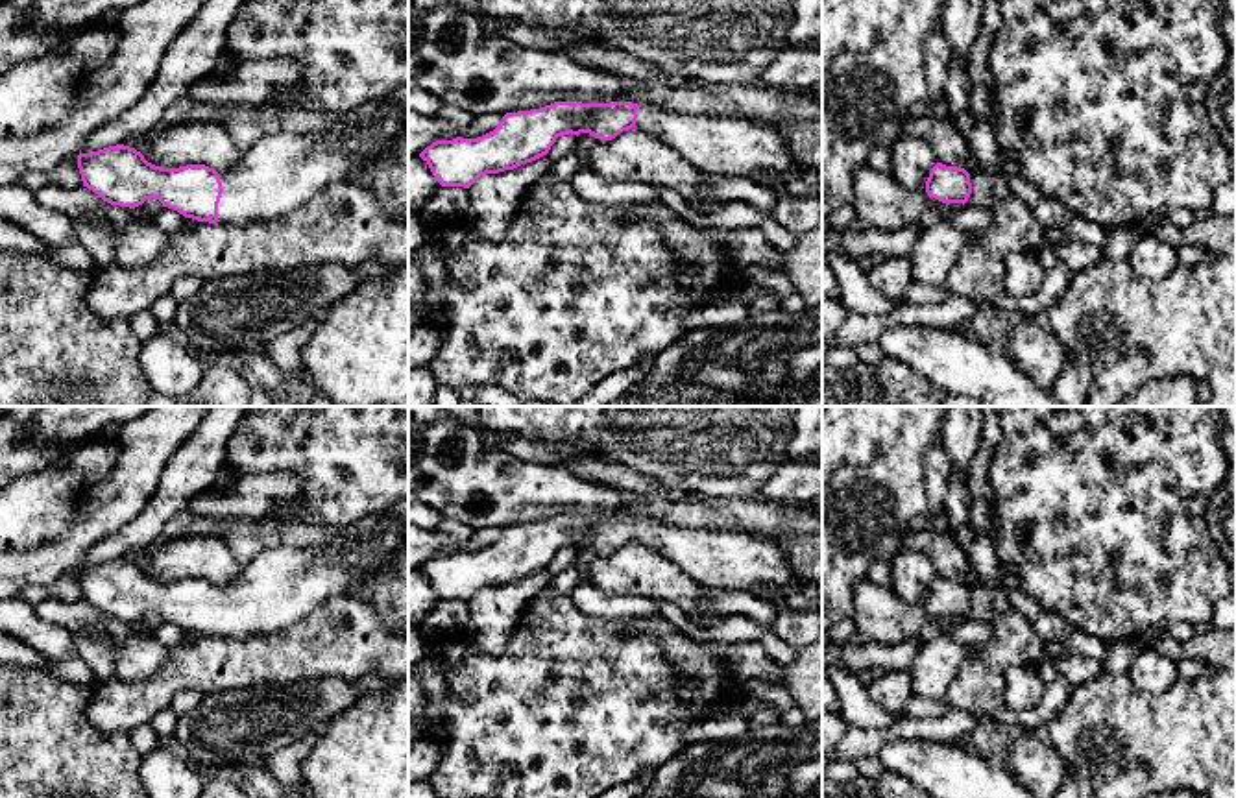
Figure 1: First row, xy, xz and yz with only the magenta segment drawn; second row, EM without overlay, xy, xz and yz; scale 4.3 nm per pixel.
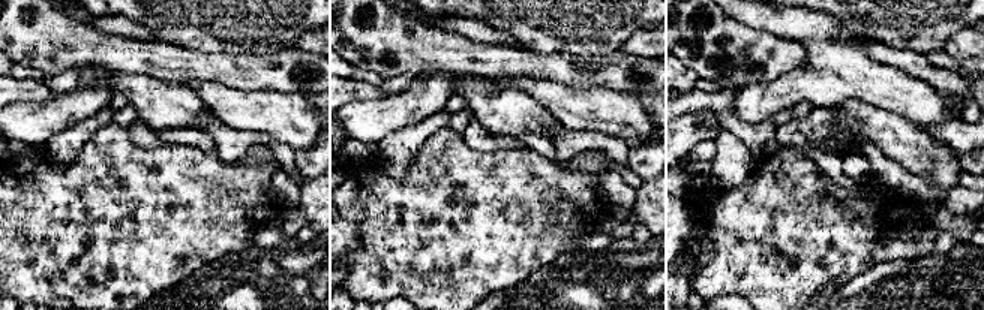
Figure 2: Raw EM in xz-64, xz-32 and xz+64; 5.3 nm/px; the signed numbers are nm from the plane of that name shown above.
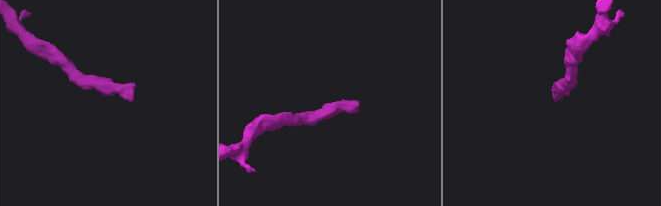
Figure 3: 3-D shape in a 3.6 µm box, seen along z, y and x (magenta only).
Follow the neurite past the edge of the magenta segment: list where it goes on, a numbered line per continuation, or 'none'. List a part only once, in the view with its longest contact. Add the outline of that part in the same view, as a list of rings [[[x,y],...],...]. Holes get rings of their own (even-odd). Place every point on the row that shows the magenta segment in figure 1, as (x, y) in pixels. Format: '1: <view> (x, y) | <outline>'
1: xy (279, 172) | [[[386,105],[368,120],[325,133],[272,133],[259,139],[224,174],[218,220],[248,224],[275,220],[333,183],[347,181],[368,166],[382,140],[408,127],[408,109]],[[347,131],[364,131],[368,144],[353,153],[340,144]]]

